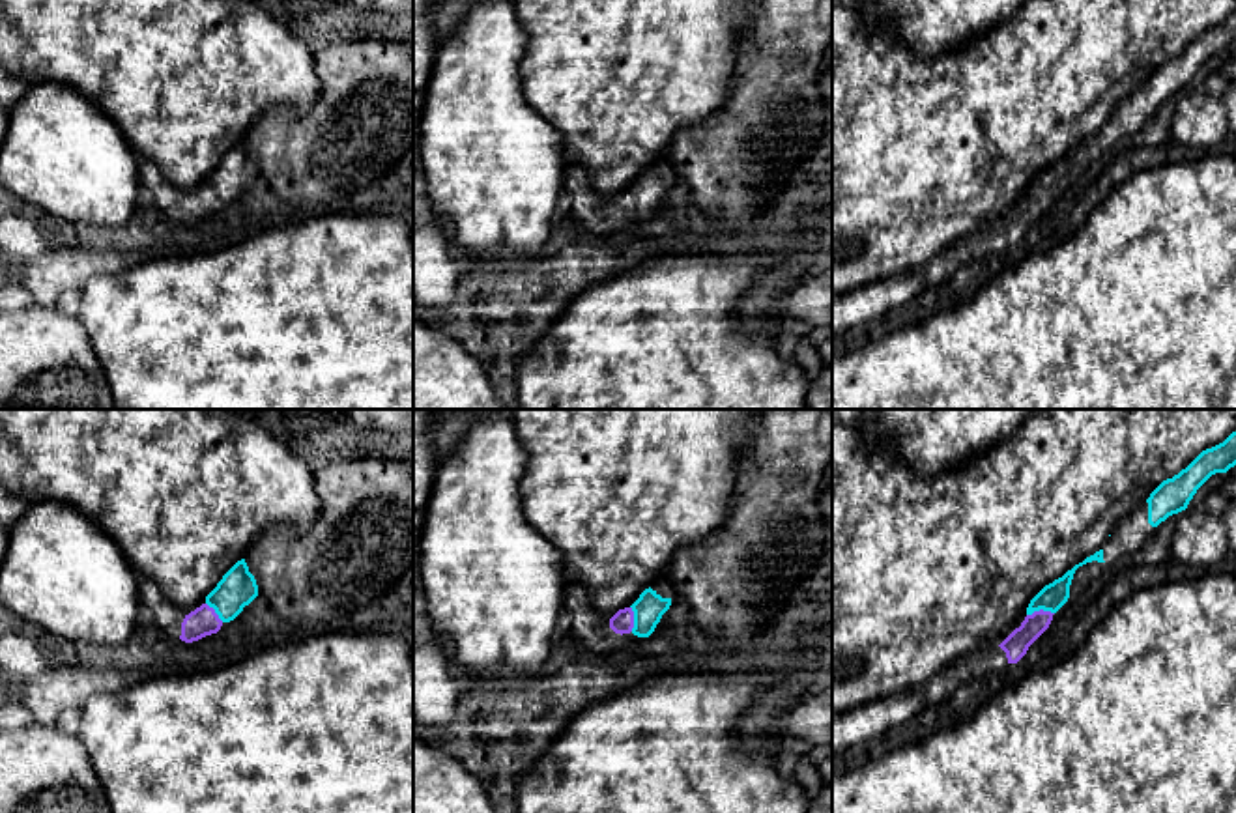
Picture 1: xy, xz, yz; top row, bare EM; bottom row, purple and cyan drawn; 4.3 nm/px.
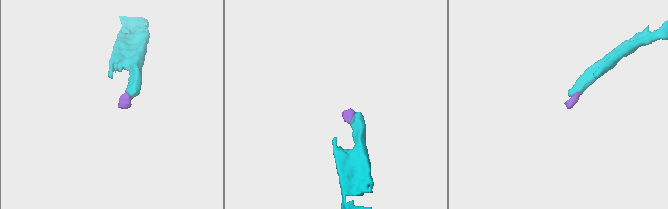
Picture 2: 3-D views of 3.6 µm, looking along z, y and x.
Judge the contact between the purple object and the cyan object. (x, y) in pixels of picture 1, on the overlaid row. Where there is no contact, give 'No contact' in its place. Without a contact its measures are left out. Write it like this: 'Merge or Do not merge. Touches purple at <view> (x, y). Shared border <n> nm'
Merge. Touches purple at yz (1040, 610). Shared border 120 nm

